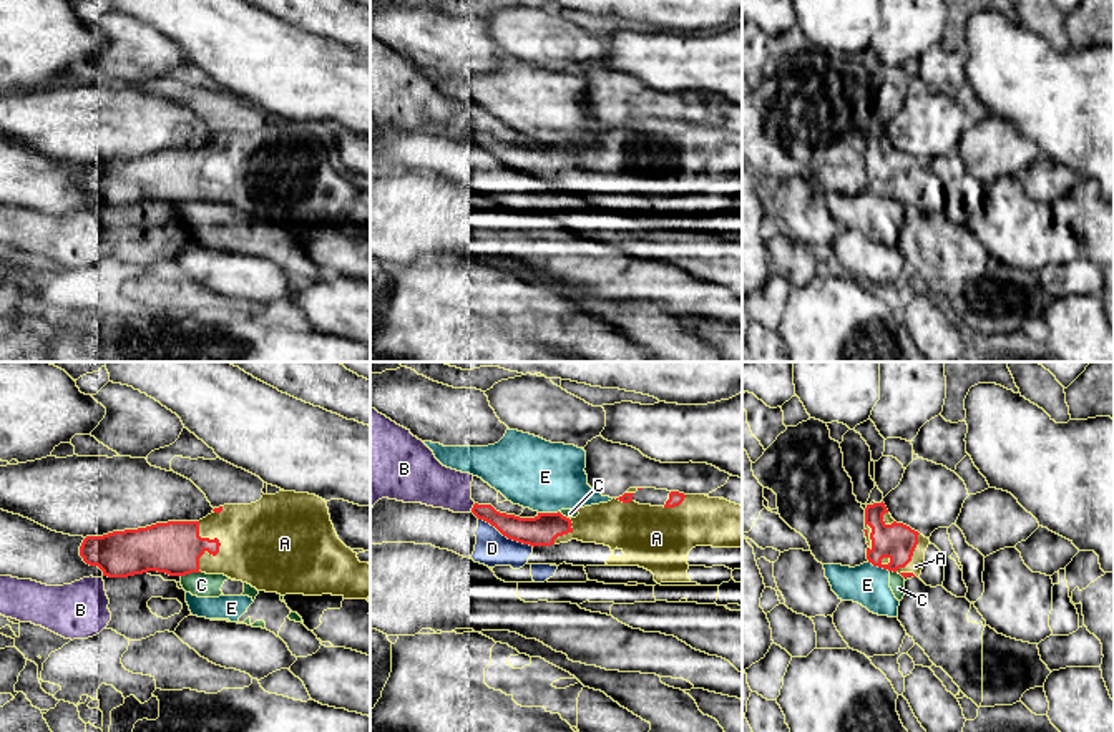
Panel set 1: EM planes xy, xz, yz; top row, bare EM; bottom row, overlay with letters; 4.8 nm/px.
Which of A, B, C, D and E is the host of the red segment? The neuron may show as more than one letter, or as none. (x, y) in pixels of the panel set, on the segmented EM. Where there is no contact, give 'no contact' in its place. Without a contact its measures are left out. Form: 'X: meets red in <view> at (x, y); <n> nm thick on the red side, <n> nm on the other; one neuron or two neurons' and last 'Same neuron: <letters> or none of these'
A: meets red in xy at (219, 545); 260 nm thick on the red side, 440 nm on the other; one neuron
B: meets red in xz at (472, 508); 120 nm thick on the red side, 220 nm on the other; two neurons
C: meets red in xy at (190, 573); 260 nm thick on the red side, 120 nm on the other; two neurons
D: meets red in xz at (507, 536); 150 nm thick on the red side, 170 nm on the other; two neurons
E: meets red in yz at (879, 566); 180 nm thick on the red side, 200 nm on the other; two neurons
Same neuron: A

